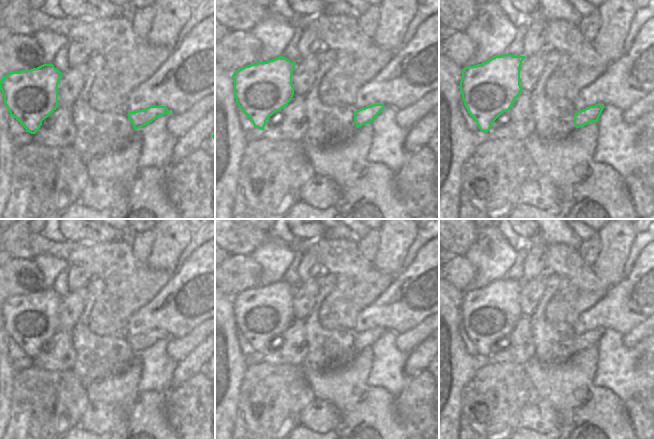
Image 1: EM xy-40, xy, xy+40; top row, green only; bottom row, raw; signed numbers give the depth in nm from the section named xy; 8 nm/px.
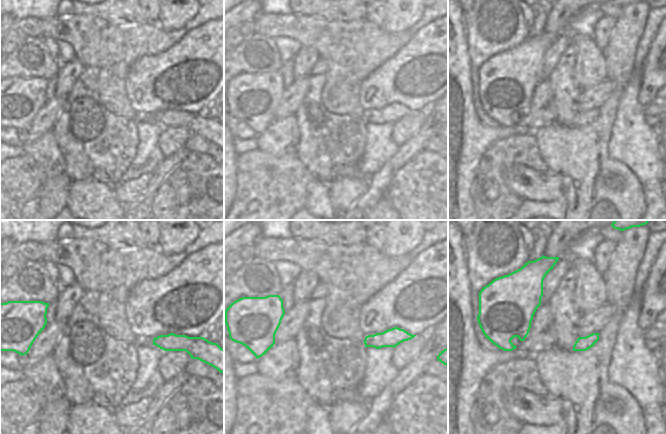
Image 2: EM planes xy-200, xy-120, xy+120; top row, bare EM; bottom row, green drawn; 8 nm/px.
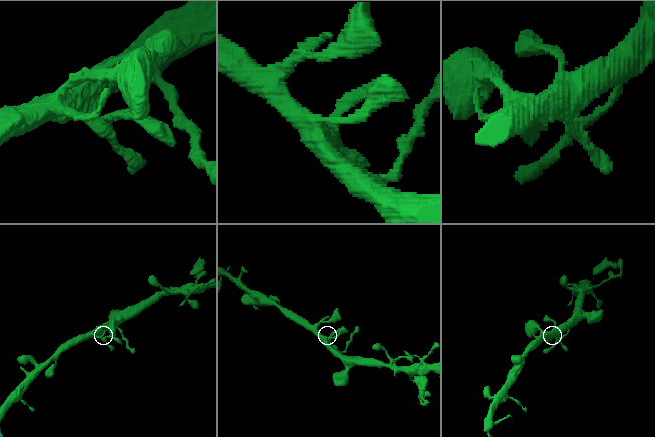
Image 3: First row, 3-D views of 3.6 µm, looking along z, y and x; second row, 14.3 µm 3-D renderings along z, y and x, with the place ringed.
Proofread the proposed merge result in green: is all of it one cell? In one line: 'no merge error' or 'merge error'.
no merge error

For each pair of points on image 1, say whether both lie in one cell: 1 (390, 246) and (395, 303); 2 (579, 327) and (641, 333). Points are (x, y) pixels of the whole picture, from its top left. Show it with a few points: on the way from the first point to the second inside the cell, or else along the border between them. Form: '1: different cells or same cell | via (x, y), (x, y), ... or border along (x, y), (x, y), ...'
1: different cells | border along (402, 271), (394, 276)
2: different cells | border along (643, 321), (624, 334)

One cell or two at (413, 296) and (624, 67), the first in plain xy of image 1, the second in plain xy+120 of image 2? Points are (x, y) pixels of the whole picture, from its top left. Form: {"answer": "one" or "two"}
{"answer": "two"}

